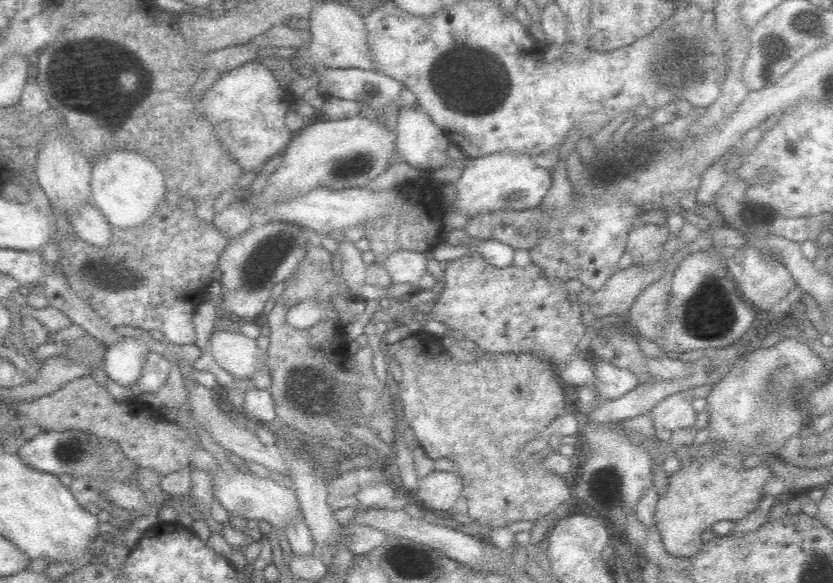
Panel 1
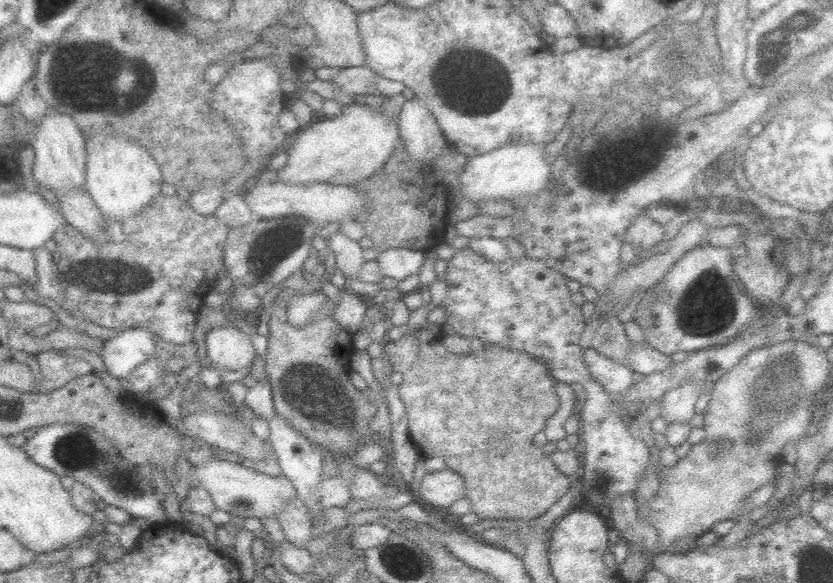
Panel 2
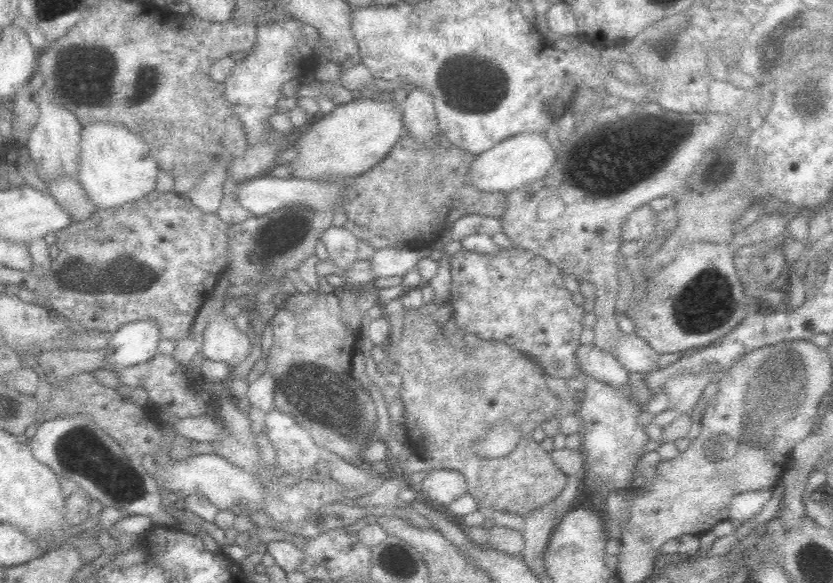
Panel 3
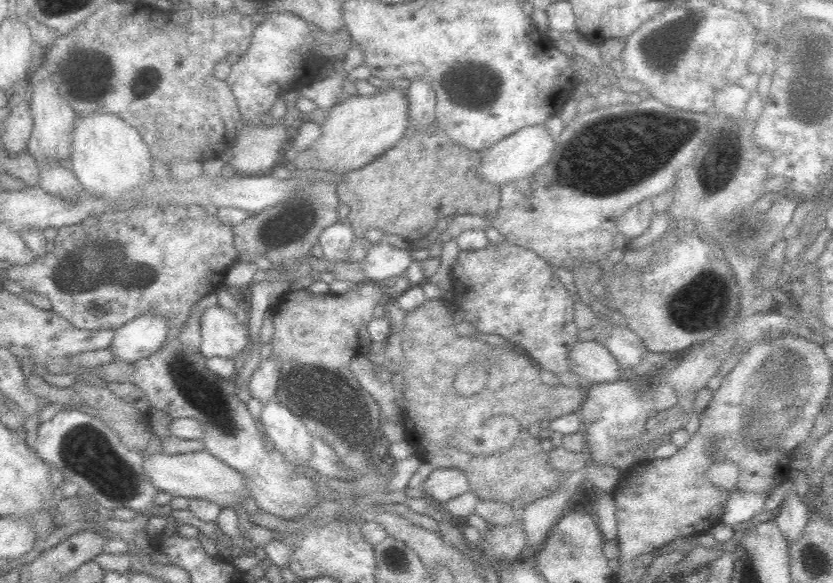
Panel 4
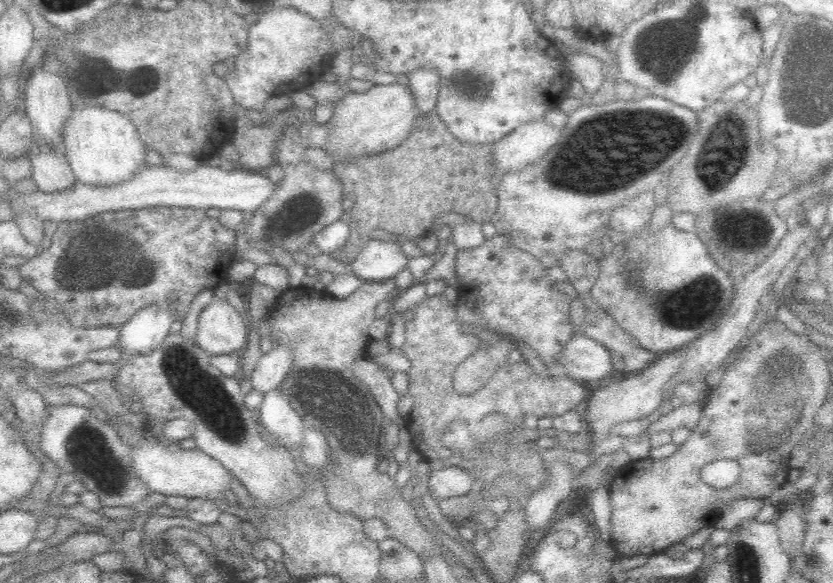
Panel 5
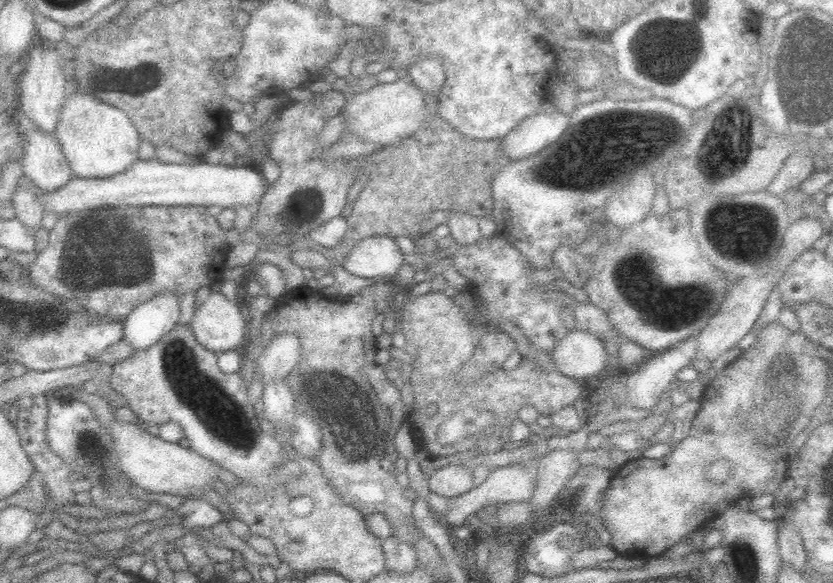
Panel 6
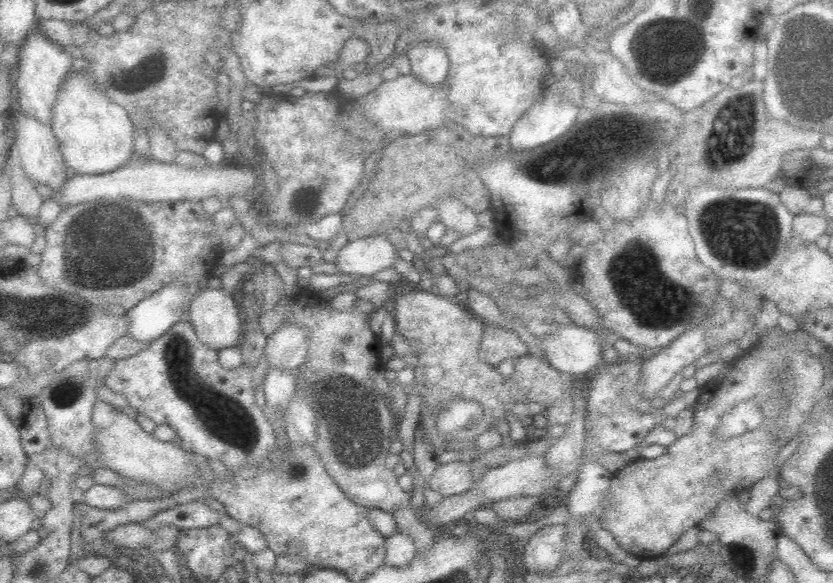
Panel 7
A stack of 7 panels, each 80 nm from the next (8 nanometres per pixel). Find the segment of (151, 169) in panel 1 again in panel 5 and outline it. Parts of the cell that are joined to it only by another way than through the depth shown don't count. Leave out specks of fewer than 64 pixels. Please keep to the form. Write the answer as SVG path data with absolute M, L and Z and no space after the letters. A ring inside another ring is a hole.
M78 106L72 110L70 118L66 120L64 152L78 182L84 184L112 186L122 182L124 178L132 178L146 164L146 146L138 138L138 132L130 124L130 120L114 110L106 110L100 106Z

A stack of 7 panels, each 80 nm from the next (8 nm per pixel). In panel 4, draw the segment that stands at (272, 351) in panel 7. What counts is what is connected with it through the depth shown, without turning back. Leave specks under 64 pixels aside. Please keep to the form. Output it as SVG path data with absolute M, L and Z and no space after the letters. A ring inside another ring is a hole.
M277 358L262 359L253 371L248 388L251 396L258 399L263 405L275 398L278 379L280 378L280 363Z

